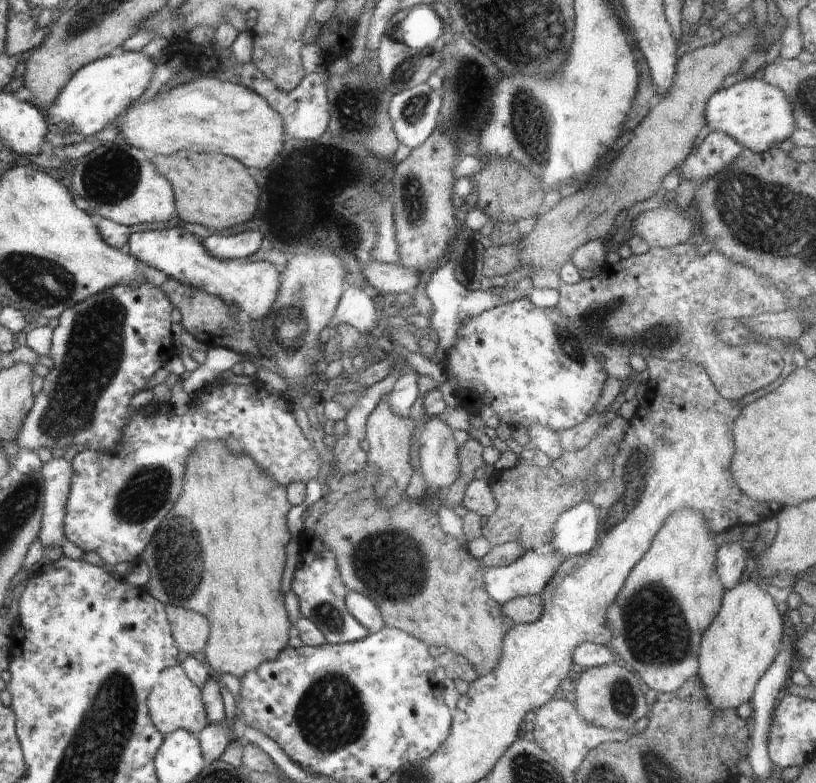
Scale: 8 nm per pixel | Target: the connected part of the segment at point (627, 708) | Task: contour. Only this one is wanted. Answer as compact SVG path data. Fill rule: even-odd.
M616 663L585 670L572 685L574 706L580 716L590 724L606 730L633 731L640 718L648 716L650 706L646 703L645 685L630 669Z

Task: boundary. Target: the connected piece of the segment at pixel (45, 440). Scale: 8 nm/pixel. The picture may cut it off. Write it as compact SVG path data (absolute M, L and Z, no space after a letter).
M142 281L138 286L112 286L104 292L94 294L85 301L79 302L77 305L70 306L64 313L61 314L58 320L58 326L52 332L52 342L50 344L50 352L47 358L51 358L53 367L49 370L48 374L44 377L42 390L38 393L37 402L34 405L33 412L29 413L26 417L25 424L22 425L21 436L18 437L18 446L23 449L28 449L37 452L41 448L74 448L78 452L84 450L96 450L102 454L112 454L114 450L118 450L118 446L122 446L122 441L125 440L125 428L129 425L130 418L132 418L133 410L131 410L130 400L144 390L146 384L154 376L157 370L164 367L173 356L177 355L177 345L172 338L172 331L170 331L170 313L173 306L168 296L162 288L158 287L151 281Z

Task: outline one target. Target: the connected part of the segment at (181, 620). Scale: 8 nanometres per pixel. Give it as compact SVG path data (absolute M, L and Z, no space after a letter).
M165 605L164 610L181 656L201 656L209 637L208 619L182 607Z

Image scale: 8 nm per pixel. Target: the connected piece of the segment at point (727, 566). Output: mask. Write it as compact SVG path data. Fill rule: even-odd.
M723 542L718 547L716 570L725 590L732 590L742 578L746 567L747 552L740 542Z

